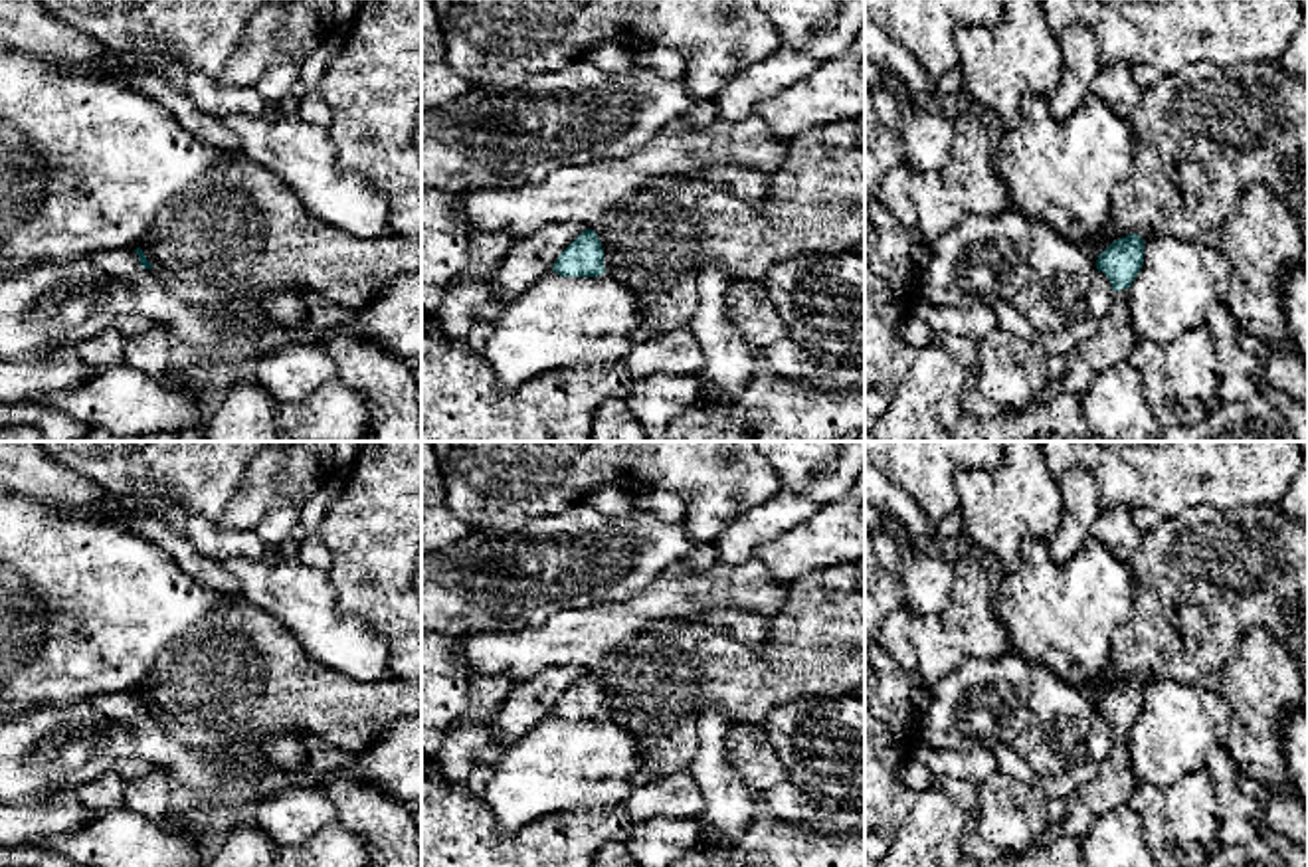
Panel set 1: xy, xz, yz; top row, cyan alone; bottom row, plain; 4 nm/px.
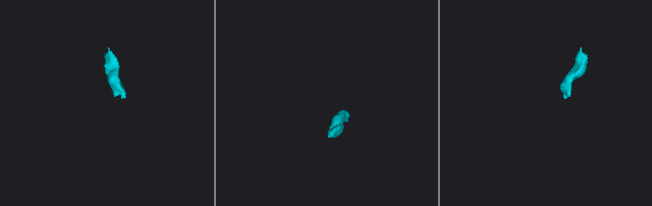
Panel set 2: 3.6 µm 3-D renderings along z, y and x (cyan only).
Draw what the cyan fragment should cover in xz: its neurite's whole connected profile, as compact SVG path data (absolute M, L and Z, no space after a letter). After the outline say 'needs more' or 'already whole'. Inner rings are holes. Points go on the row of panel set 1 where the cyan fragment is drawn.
M584 230L556 259L554 273L562 277L598 277L606 273L604 249L594 230Z; already whole

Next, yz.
M1130 234L1098 255L1096 269L1110 279L1114 301L1098 331L1069 354L1069 366L1055 388L1080 398L1094 376L1128 360L1138 340L1130 321L1128 289L1144 265L1144 243L1138 234Z; needs more

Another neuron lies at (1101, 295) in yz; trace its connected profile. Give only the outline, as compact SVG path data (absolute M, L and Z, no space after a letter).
M1096 269L1094 281L1088 293L1090 315L1102 319L1110 311L1112 301L1114 301L1112 283L1102 271Z

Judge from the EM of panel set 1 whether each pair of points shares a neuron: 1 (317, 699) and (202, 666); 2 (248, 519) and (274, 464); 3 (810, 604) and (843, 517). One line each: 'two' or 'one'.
1: one
2: one
3: two

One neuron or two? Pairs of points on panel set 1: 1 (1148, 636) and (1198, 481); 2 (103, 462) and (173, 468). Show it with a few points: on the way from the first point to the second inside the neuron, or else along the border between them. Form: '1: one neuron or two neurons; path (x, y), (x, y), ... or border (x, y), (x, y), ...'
1: two neurons; border (1235, 507), (1188, 505), (1176, 515), (1162, 519)
2: one neuron; path (121, 462), (155, 462)

